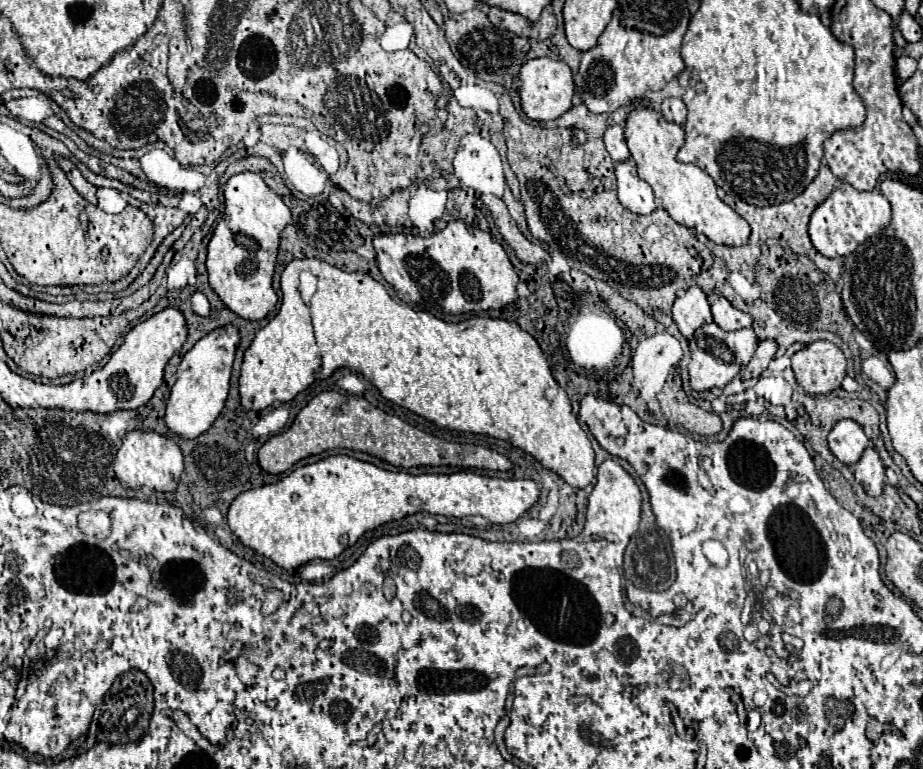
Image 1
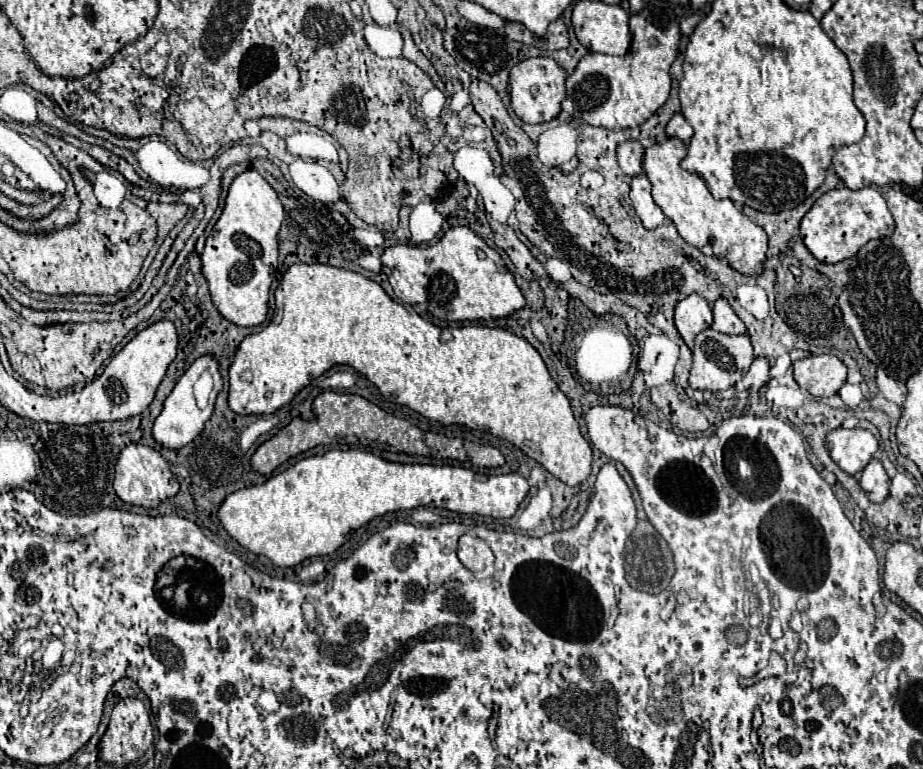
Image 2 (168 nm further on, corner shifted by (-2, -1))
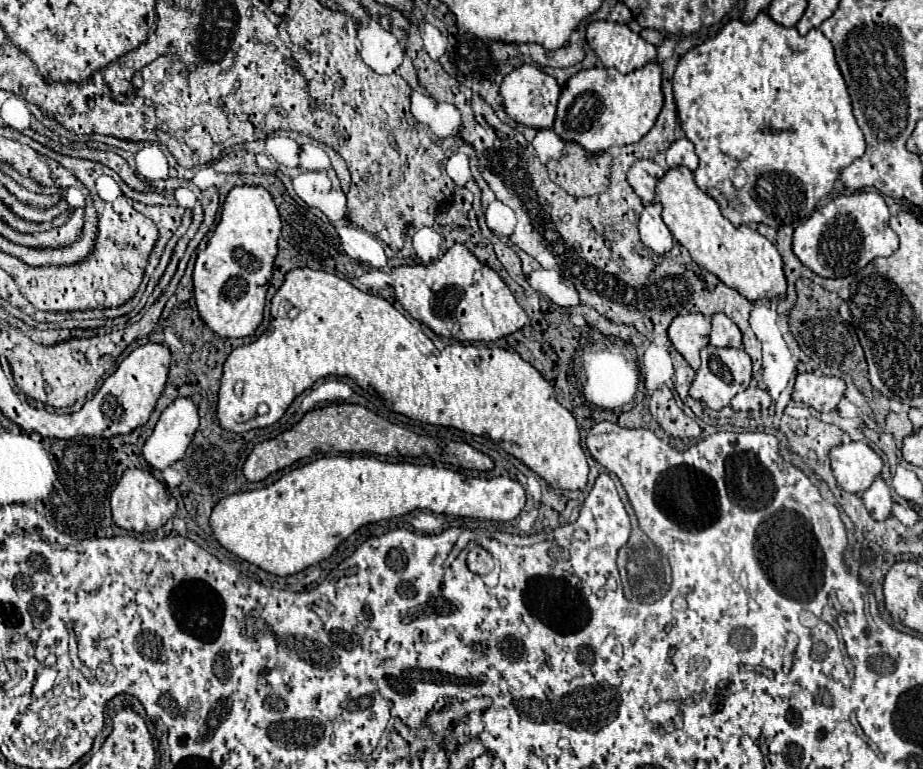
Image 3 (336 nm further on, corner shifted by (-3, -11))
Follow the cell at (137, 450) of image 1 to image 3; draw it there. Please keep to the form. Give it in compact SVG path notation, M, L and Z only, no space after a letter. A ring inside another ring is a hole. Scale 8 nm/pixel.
M127 469L117 483L115 491L111 493L111 511L113 519L119 527L127 531L137 531L137 533L151 533L157 527L165 525L169 517L173 517L177 509L177 501L173 495L169 495L167 487L157 481L149 471L145 469Z

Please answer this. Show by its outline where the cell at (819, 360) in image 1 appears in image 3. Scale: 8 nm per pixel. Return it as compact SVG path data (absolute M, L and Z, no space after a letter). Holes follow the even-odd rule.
M797 373L793 401L809 405L817 411L833 411L841 401L845 391L845 381L839 377L815 375L815 373Z

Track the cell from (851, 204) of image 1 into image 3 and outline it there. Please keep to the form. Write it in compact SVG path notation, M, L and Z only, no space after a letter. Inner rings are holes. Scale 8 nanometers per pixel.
M879 193L839 195L795 229L793 253L819 277L847 277L865 267L873 257L887 257L899 247L899 237L889 227L889 209ZM877 205L877 209L873 209ZM849 235L849 241L847 241ZM853 235L853 237L851 237Z

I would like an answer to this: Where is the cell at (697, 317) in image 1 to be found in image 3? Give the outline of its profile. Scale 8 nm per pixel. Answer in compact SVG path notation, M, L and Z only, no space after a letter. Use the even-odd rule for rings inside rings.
M701 313L677 315L669 325L669 339L685 361L699 369L699 351L709 343L711 321Z

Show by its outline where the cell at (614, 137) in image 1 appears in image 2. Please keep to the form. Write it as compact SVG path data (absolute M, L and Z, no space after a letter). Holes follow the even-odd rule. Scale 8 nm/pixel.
M626 141L618 147L618 163L628 177L636 177L638 173L642 173L642 157L644 147L640 145L640 141Z

